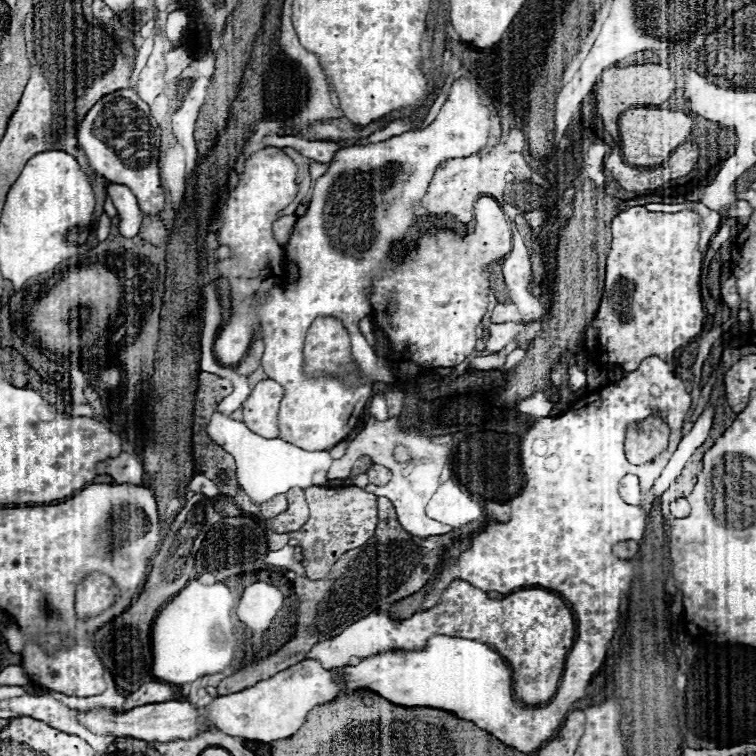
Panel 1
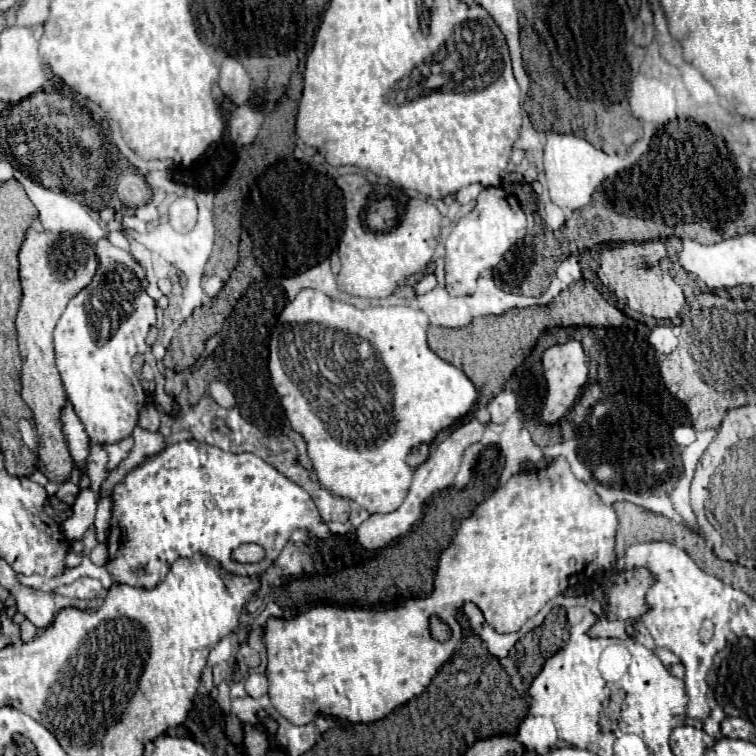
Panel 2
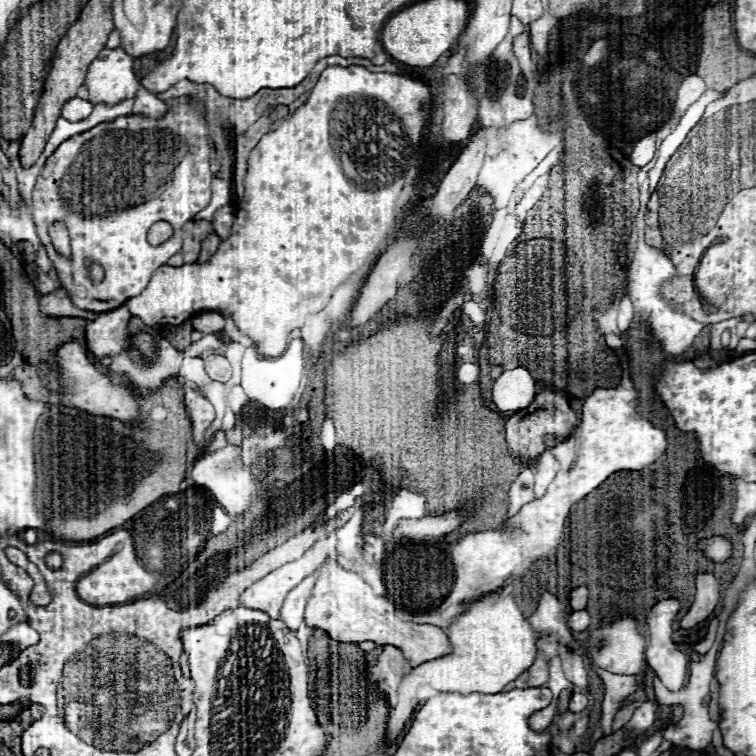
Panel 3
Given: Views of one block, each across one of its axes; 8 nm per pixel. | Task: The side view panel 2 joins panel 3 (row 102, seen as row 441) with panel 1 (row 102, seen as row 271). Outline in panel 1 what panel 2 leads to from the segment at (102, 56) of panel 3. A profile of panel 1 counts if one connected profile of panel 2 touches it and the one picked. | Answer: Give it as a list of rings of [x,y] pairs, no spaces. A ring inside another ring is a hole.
[[[124,88],[124,90],[116,90],[112,94],[106,94],[100,102],[96,102],[92,106],[92,110],[84,116],[80,128],[78,128],[78,142],[80,148],[84,150],[84,154],[88,156],[88,164],[90,168],[104,176],[108,182],[112,184],[124,184],[128,186],[136,198],[138,198],[138,206],[144,214],[160,214],[164,208],[164,190],[160,186],[160,174],[158,174],[158,158],[160,158],[160,128],[156,124],[156,120],[152,118],[146,102],[142,102],[138,98],[138,94],[132,88]]]

